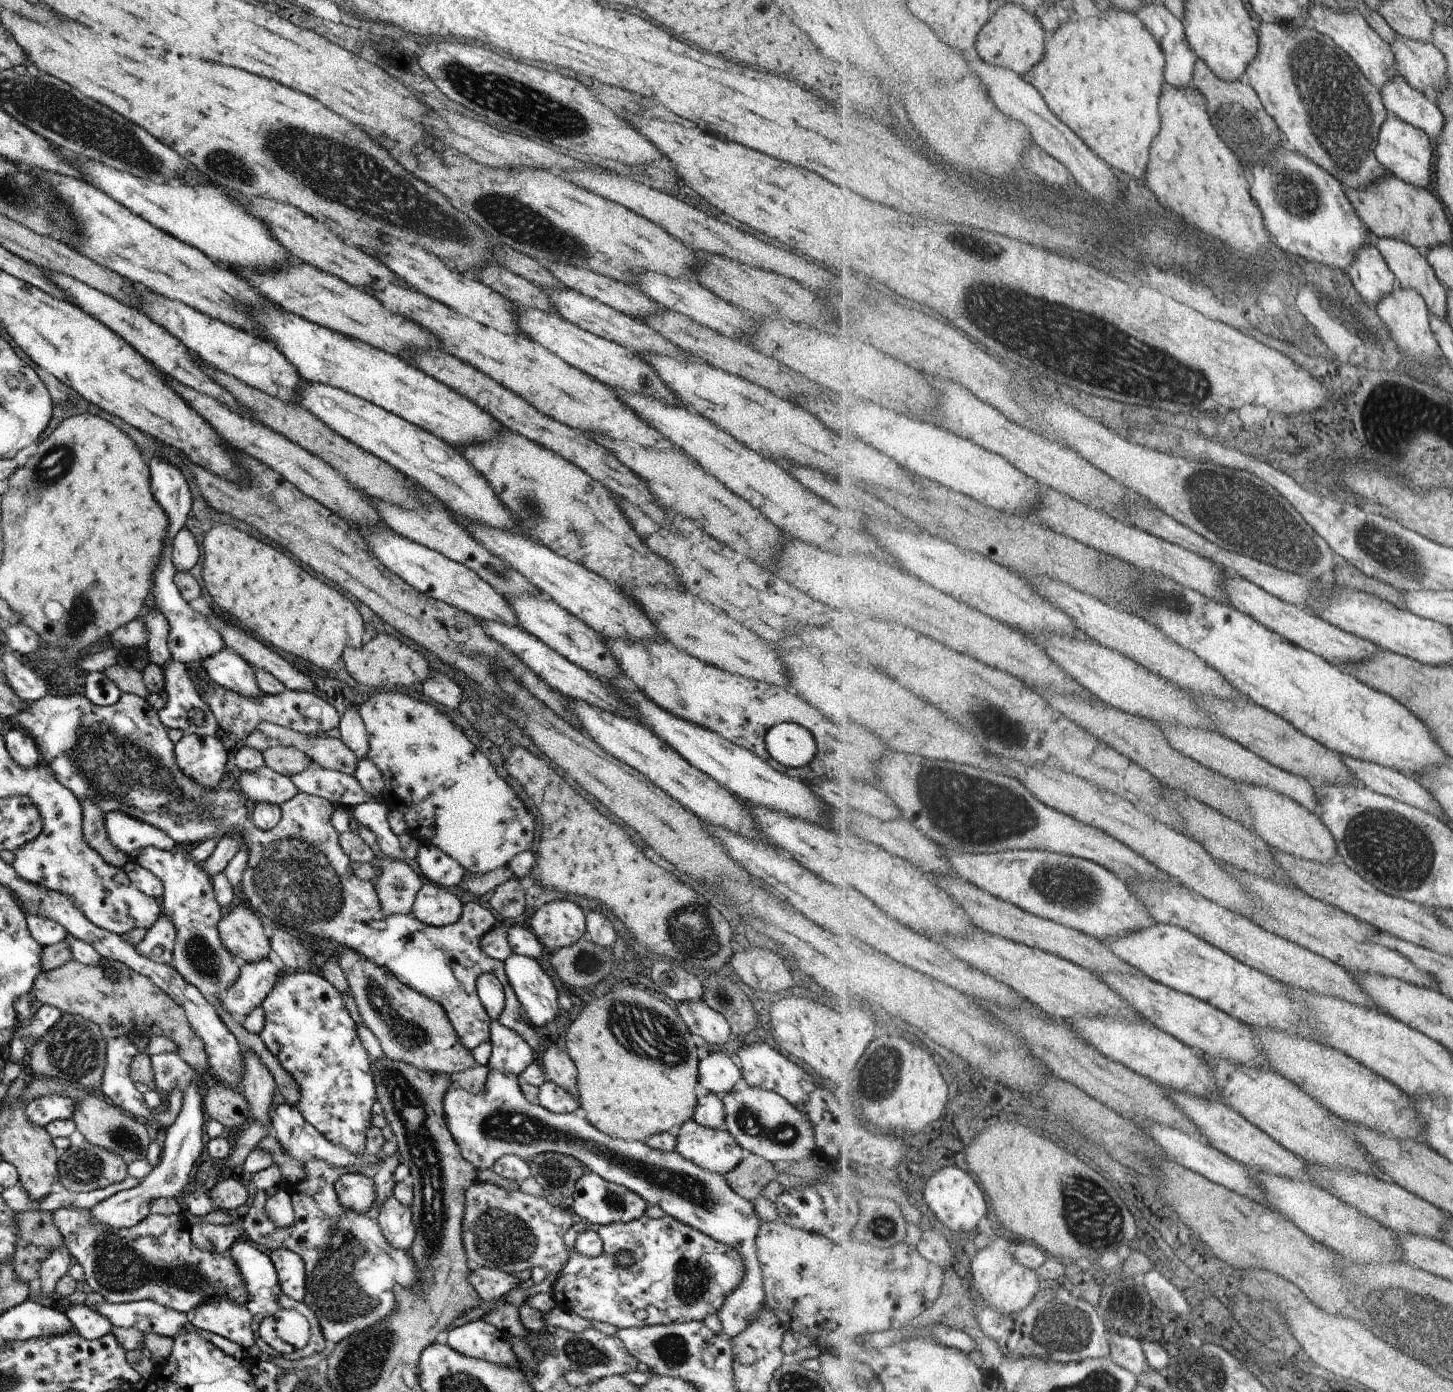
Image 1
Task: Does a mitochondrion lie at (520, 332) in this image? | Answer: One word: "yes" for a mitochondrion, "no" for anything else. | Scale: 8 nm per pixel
no

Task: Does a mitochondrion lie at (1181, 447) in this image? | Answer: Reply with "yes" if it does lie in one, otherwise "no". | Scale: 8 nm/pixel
no

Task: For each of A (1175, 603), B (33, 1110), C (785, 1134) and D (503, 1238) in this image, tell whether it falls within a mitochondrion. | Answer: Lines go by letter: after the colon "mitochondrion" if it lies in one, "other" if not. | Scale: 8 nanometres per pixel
A: mitochondrion
B: other
C: mitochondrion
D: mitochondrion

